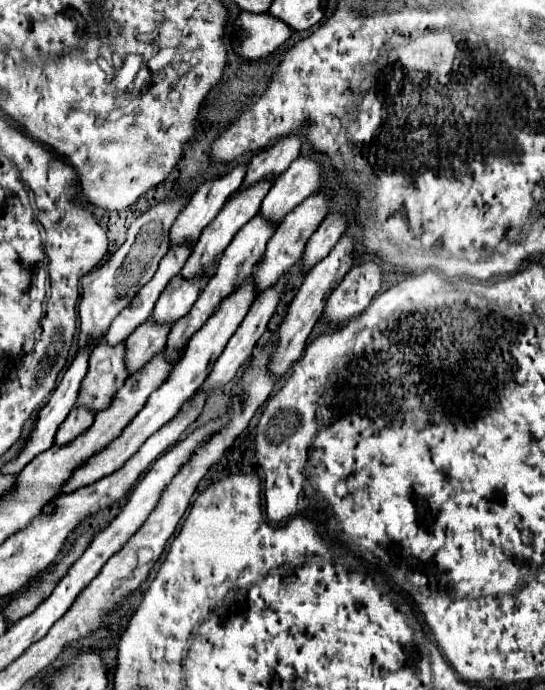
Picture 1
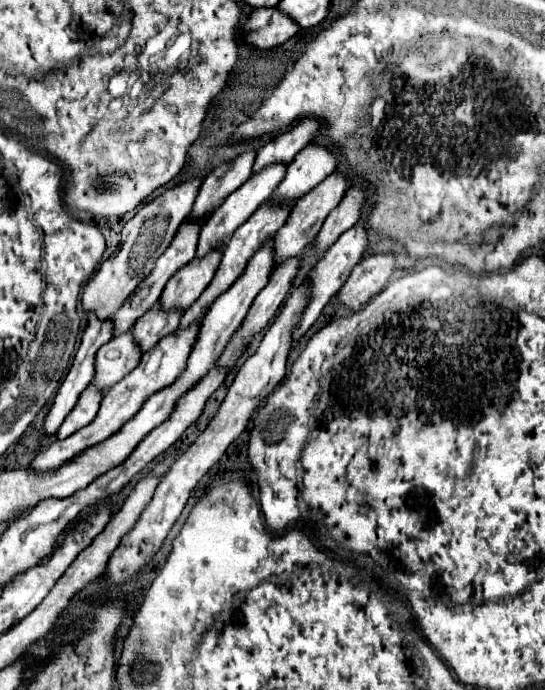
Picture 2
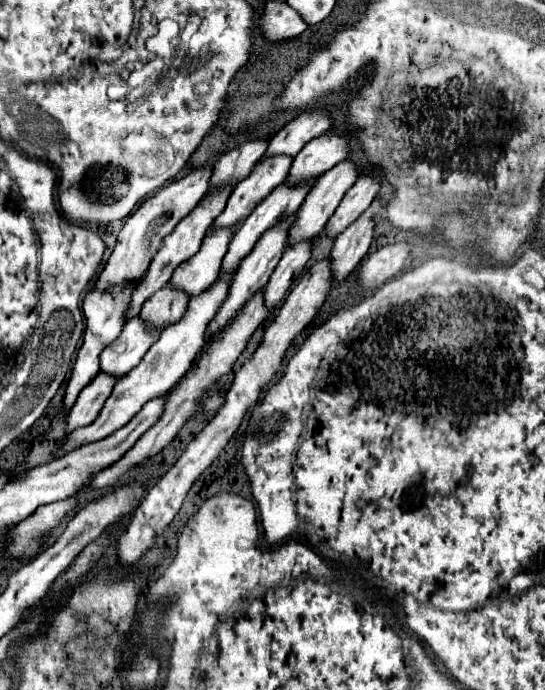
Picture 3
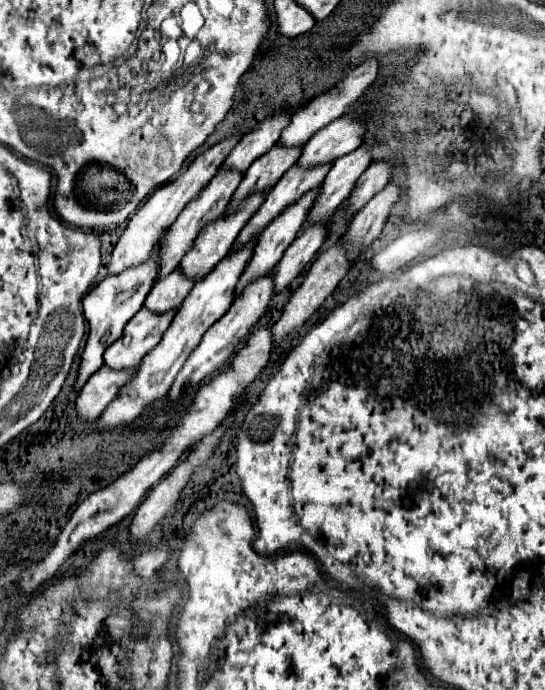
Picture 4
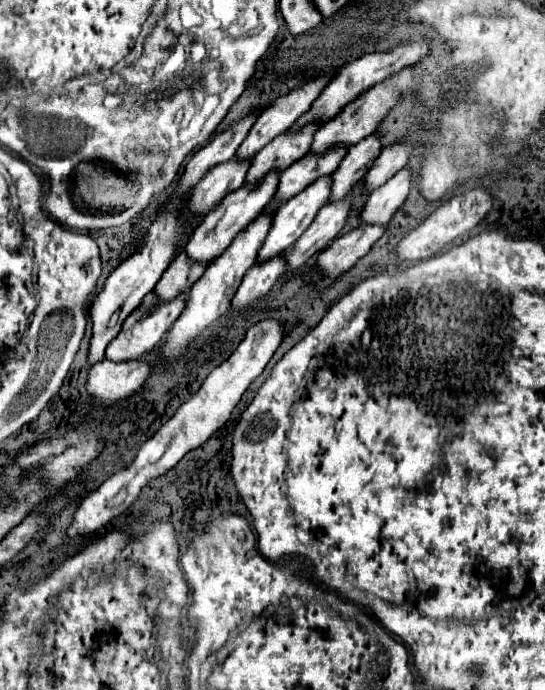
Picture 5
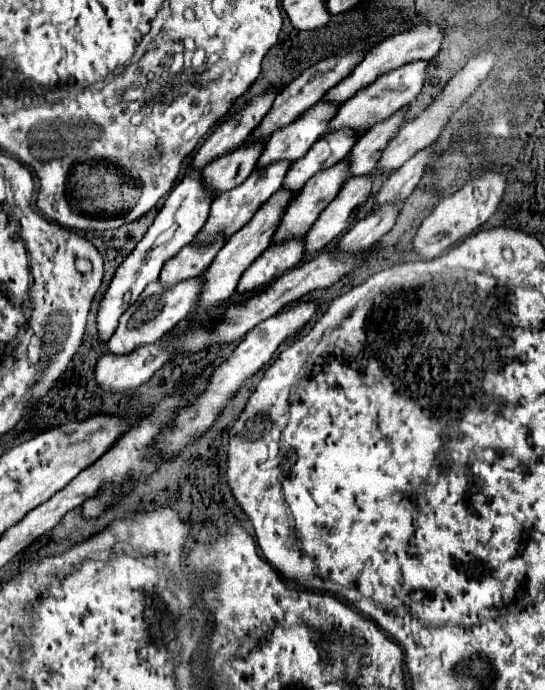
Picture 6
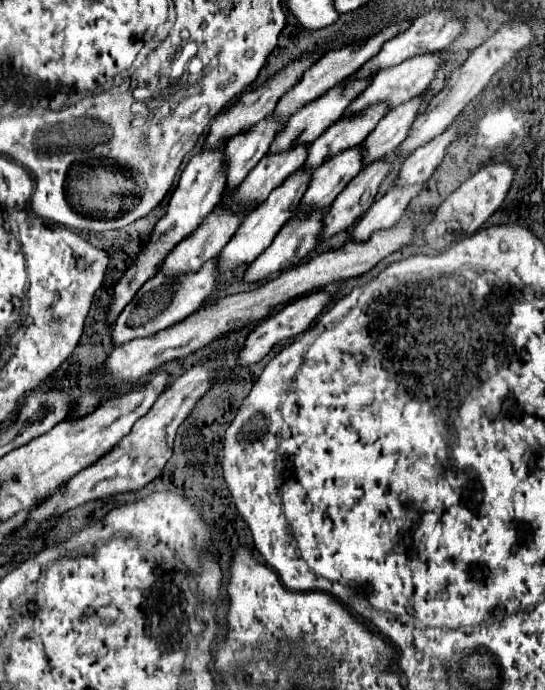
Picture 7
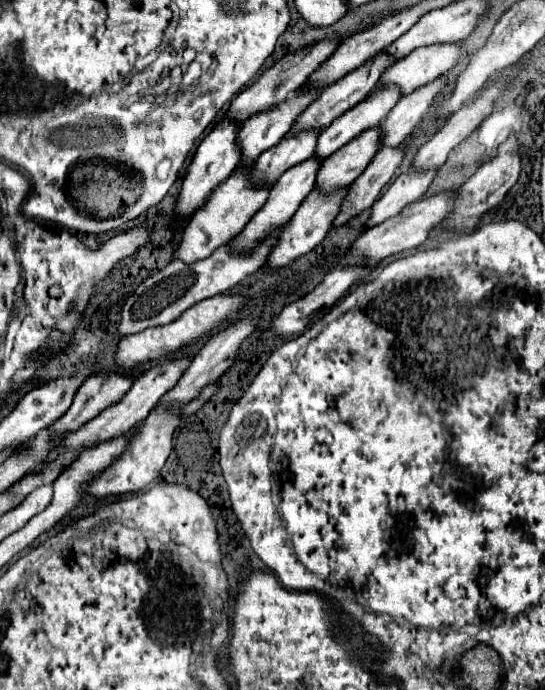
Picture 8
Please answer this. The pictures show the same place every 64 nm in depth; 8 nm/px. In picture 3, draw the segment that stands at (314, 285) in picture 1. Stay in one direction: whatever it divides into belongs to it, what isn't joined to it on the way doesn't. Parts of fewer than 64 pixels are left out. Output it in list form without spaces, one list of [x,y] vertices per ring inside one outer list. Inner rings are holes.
[[[374,198],[368,210],[360,214],[356,222],[352,222],[342,234],[338,234],[332,248],[332,274],[334,282],[342,282],[368,254],[368,248],[374,238],[374,226],[380,210],[384,208],[382,198]]]

